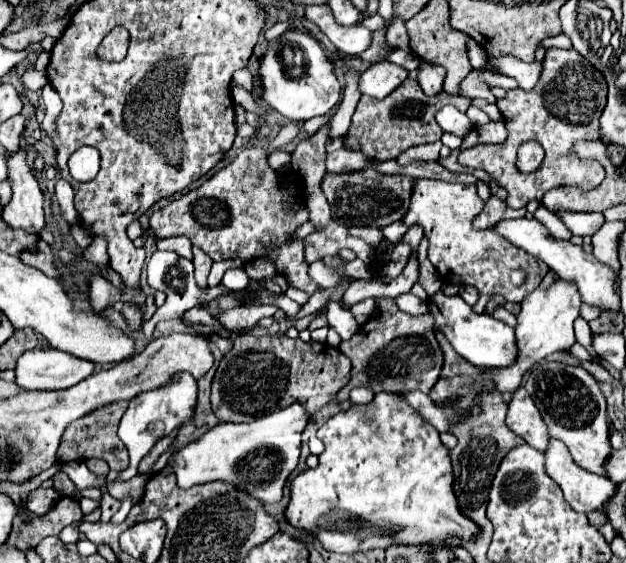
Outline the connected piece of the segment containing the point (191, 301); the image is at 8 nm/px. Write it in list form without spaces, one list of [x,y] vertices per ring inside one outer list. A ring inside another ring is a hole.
[[[154,251],[152,257],[148,259],[146,271],[148,271],[148,283],[150,283],[150,287],[160,289],[160,291],[166,293],[166,303],[156,309],[156,313],[152,315],[152,319],[148,319],[146,323],[142,323],[142,331],[146,335],[146,341],[152,341],[152,331],[154,331],[154,327],[156,327],[158,321],[180,319],[184,311],[196,307],[198,303],[206,305],[208,303],[208,295],[202,289],[198,289],[198,285],[194,281],[194,265],[192,265],[192,261],[180,257],[174,251]]]

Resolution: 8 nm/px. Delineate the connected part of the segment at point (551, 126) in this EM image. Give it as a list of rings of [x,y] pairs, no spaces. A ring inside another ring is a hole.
[[[548,49],[544,55],[544,61],[542,61],[542,73],[540,73],[536,87],[530,91],[525,91],[520,87],[510,89],[510,91],[506,91],[506,97],[496,101],[496,105],[504,117],[506,129],[508,129],[508,139],[498,145],[480,144],[470,147],[460,153],[458,161],[464,167],[486,171],[492,177],[492,181],[496,181],[502,189],[508,191],[506,203],[512,209],[526,207],[526,203],[532,199],[542,199],[544,193],[548,193],[554,187],[572,185],[578,189],[594,189],[604,179],[604,167],[596,161],[578,159],[572,151],[572,145],[578,139],[598,139],[598,119],[600,119],[600,113],[604,111],[604,105],[606,105],[606,93],[608,93],[608,89],[606,89],[604,75],[588,59],[584,59],[576,49]],[[526,141],[538,141],[546,151],[542,165],[532,173],[520,173],[520,169],[516,167],[518,147]]]

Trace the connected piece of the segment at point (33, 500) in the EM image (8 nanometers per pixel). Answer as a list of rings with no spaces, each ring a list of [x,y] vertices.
[[[38,487],[38,489],[32,491],[30,497],[28,497],[28,509],[34,511],[34,513],[45,515],[59,497],[59,494],[53,488],[44,489],[44,487]]]

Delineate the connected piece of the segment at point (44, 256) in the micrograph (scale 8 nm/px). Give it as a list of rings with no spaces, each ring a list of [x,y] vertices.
[[[38,241],[36,243],[36,251],[24,251],[24,253],[20,253],[20,259],[22,259],[22,263],[26,263],[26,265],[30,265],[30,267],[36,267],[36,269],[40,269],[42,273],[46,273],[48,277],[58,277],[58,271],[54,269],[54,265],[52,265],[52,253],[50,253],[50,247],[48,247],[48,243],[46,241]]]

